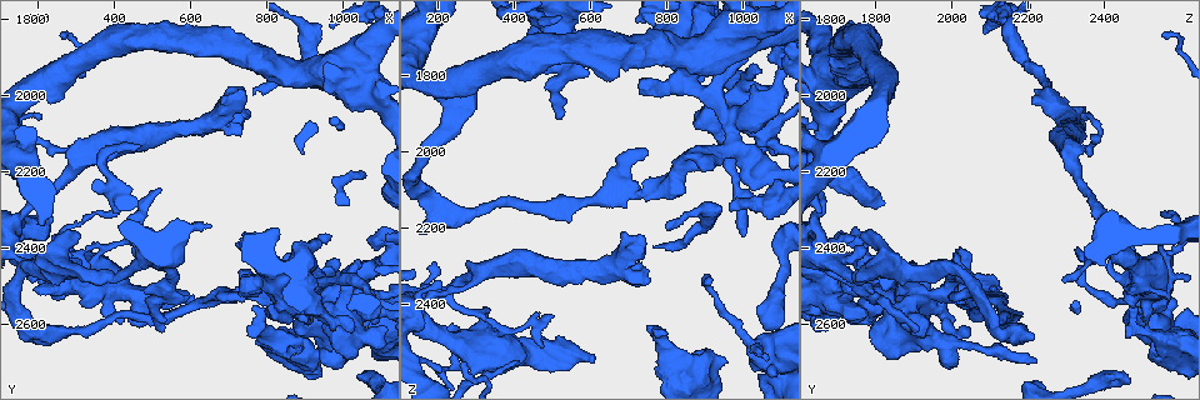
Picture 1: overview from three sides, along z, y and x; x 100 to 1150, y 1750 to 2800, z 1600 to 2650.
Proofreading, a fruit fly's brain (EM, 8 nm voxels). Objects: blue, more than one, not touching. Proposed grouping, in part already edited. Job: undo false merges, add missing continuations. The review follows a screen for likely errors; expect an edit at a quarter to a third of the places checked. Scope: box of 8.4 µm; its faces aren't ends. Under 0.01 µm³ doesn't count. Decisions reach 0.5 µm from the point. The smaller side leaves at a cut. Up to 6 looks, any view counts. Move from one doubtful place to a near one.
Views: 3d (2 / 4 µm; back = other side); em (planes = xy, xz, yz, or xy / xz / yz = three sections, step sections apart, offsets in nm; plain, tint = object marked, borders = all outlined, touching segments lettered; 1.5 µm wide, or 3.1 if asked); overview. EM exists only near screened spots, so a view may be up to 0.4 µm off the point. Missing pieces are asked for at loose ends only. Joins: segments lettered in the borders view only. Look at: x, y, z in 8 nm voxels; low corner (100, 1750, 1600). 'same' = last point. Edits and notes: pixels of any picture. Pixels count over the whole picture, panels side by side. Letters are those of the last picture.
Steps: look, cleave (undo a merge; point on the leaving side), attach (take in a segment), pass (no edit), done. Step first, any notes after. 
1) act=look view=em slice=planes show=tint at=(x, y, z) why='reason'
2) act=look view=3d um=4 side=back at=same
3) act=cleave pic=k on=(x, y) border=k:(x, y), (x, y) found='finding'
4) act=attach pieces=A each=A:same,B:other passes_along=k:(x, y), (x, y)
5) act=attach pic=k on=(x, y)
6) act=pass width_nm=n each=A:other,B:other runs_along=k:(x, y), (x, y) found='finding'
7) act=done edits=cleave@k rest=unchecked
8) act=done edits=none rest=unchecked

act=look view=em slice=yz step=8 show=borders at=(195, 2480, 2295) why='thin end'

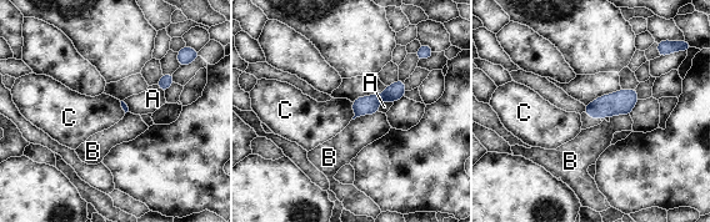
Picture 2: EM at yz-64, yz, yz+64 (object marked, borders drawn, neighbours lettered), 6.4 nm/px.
act=look view=em slice=planes show=borders at=same why='cut it another way'

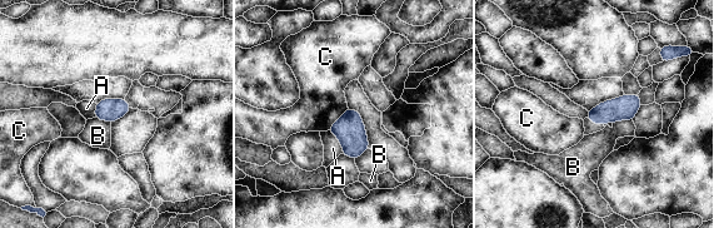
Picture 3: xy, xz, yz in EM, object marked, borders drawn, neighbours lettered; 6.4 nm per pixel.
act=pass each=A:other,B:other,C:other border=3:(348, 108), (328, 129) found='no lettered segment goes on from it'

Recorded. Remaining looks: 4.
act=look view=em slice=xz step=4 show=borders at=(915, 2445, 2330) why='tapers out'

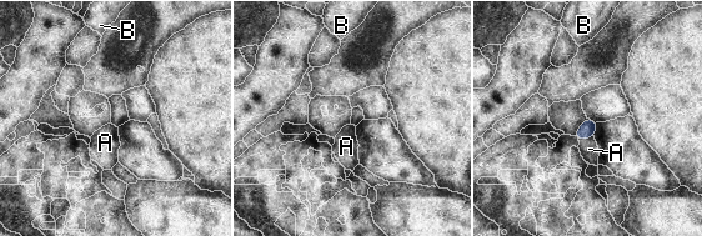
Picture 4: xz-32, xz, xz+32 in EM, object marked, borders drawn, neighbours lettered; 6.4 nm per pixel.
act=pass width_nm=100 each=A:other,B:other border=4:(593, 136), (578, 140) found='no lettered segment goes on from it'

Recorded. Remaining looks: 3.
act=look view=em slice=xy step=8 show=plain at=(765, 2550, 2460)

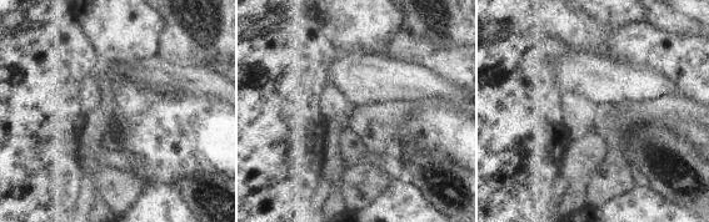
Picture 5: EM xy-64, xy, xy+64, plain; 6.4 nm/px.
act=look view=em slice=xy step=8 show=borders at=same

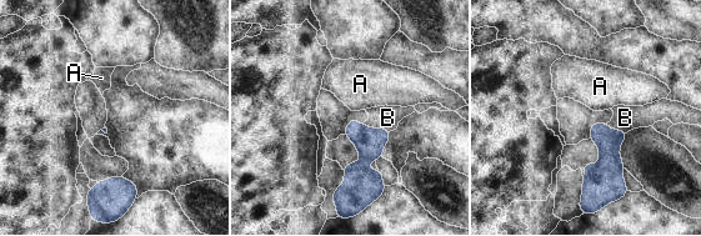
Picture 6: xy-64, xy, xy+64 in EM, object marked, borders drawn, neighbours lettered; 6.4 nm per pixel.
act=attach pieces=B each=A:other,B:same found='it goes on there'

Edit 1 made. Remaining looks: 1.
act=done edits=attach@6 rest=unchecked

